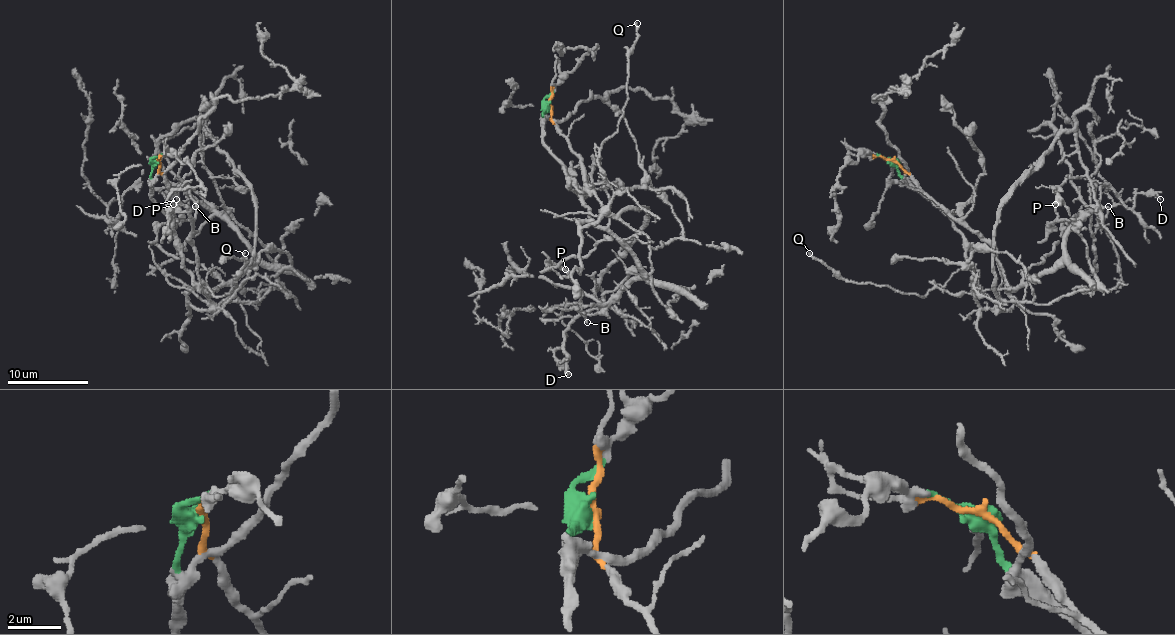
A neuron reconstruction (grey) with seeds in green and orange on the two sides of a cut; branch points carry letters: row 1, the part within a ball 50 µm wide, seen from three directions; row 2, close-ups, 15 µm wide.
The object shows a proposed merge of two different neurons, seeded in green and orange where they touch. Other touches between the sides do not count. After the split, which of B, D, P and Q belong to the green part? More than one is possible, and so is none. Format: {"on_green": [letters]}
{"on_green": ["B", "P"]}

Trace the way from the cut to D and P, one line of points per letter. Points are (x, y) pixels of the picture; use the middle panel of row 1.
D: (549, 107), (577, 155), (583, 204), (643, 278), (569, 324), (555, 352), (569, 374)
P: (549, 107), (543, 143), (573, 184), (611, 212), (647, 212), (595, 308), (551, 308), (579, 304), (565, 270)

